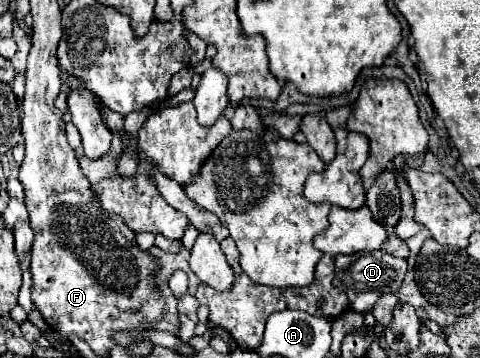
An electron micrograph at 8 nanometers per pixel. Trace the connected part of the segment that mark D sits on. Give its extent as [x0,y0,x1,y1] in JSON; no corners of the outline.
[333,250,407,312]

